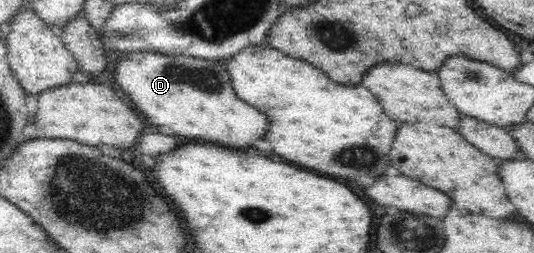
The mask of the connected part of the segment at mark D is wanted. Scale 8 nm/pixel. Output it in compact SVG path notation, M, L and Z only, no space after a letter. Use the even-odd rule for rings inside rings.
M144 52L138 61L122 59L114 68L114 80L138 112L142 112L154 126L176 128L178 136L246 148L254 138L266 134L266 116L236 98L224 59L218 64L213 60Z

